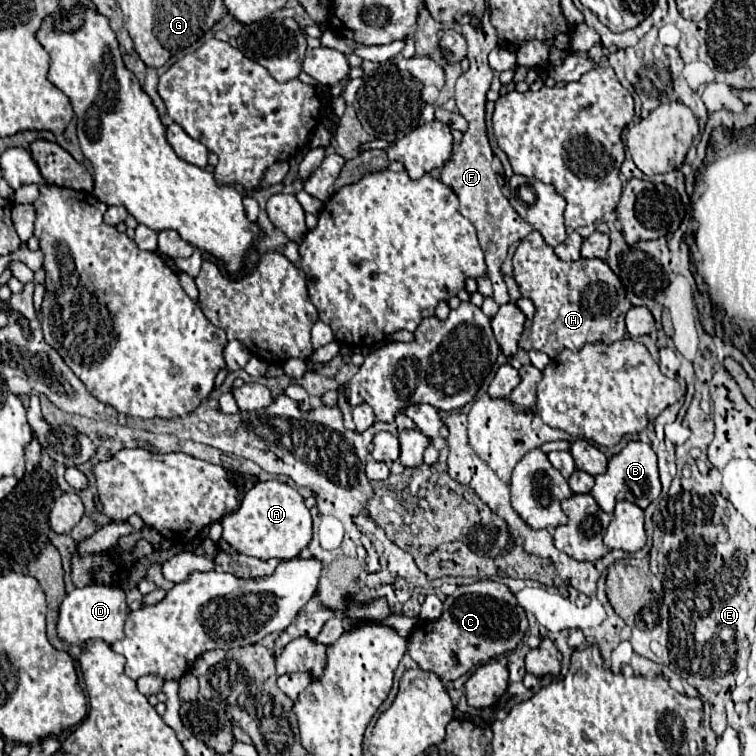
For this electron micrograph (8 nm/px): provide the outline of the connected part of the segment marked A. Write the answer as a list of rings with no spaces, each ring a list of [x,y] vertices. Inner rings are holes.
[[[278,480],[258,482],[246,496],[236,512],[220,520],[224,532],[222,538],[240,554],[260,560],[290,560],[296,558],[312,540],[312,516],[304,504],[304,498]]]

